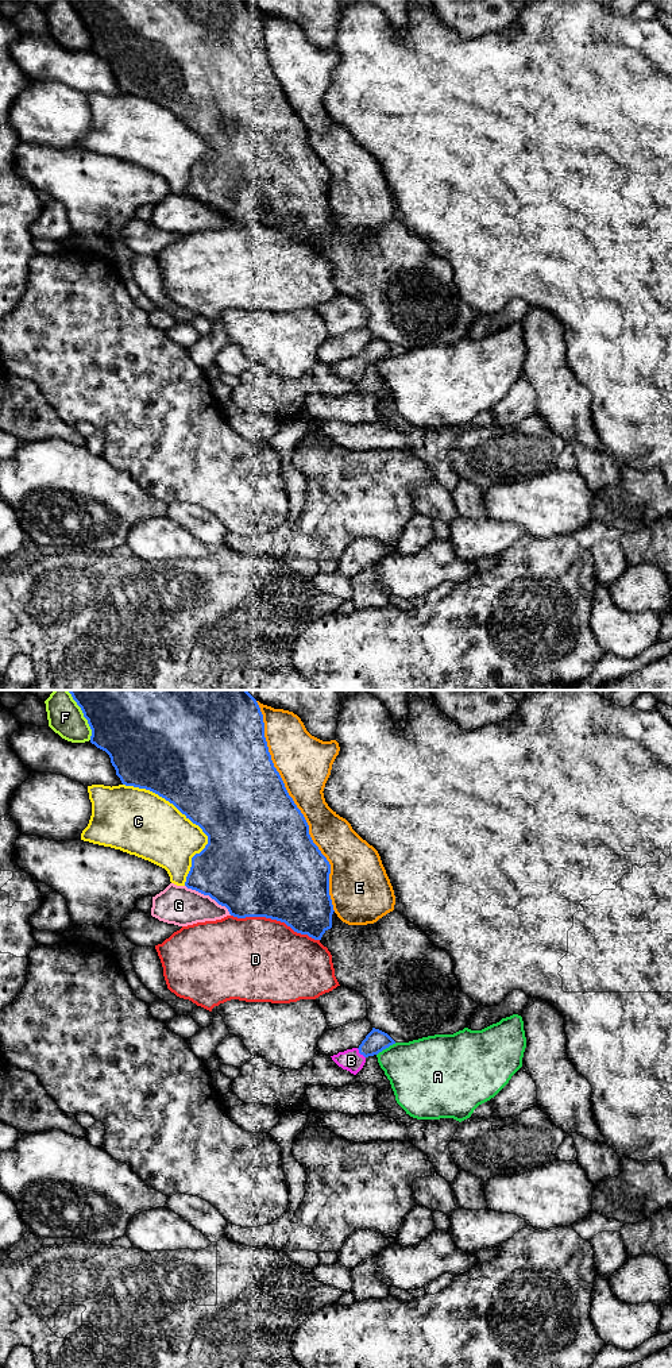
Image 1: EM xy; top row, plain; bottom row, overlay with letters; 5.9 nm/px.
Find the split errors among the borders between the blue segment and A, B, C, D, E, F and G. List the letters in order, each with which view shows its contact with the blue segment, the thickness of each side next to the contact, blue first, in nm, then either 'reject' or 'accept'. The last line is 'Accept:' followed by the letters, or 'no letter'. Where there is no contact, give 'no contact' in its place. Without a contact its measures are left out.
A: xy | 140/380 nm | reject
B: xy | 140/130 nm | accept
C: xy | 500/380 nm | reject
D: xy | 500/480 nm | reject
E: xy | 500/300 nm | reject
F: xy | 500/220 nm | reject
G: xy | 500/240 nm | reject
Accept: B

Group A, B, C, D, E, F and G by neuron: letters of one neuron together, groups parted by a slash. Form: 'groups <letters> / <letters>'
groups A / B / C / D / E / F / G

